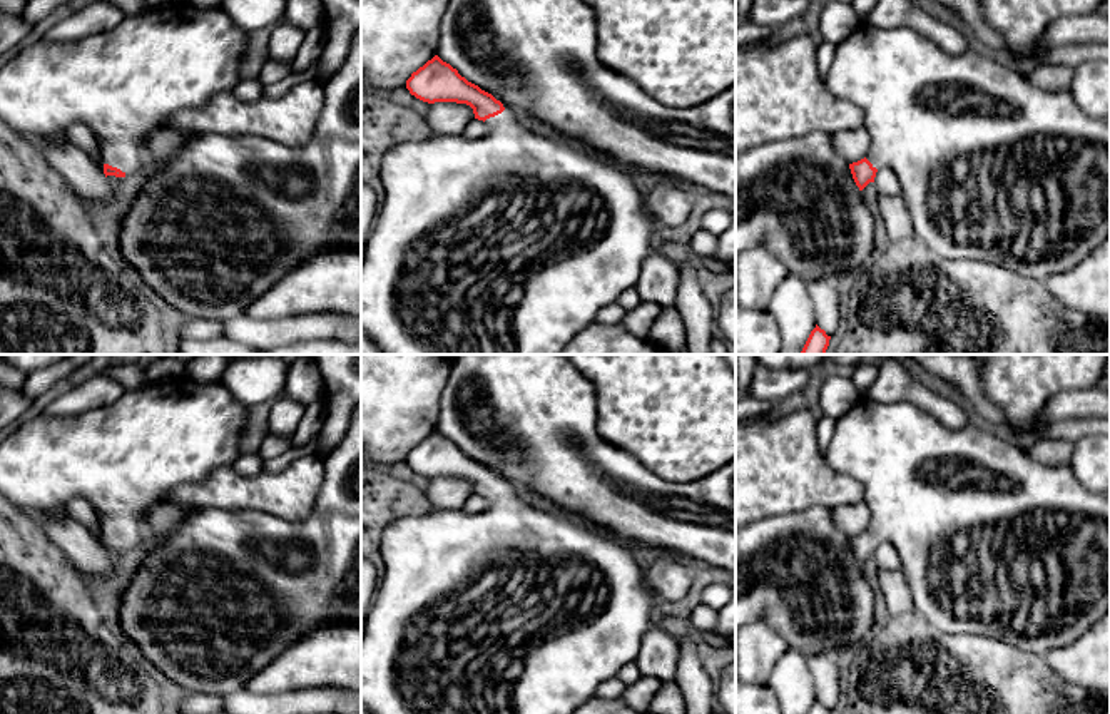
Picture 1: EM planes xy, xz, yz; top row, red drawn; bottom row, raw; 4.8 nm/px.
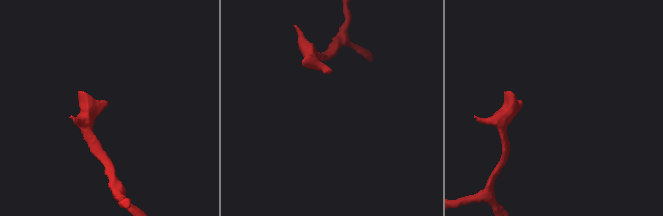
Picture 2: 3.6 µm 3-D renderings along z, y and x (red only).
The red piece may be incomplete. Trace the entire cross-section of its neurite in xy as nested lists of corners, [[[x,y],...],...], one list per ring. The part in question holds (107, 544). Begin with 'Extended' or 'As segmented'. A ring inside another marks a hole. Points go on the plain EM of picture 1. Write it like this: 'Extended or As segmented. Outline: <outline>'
Extended. Outline: [[[187,375],[165,383],[147,381],[107,406],[77,415],[25,416],[0,443],[0,493],[20,508],[35,508],[47,515],[65,510],[72,498],[82,497],[97,513],[105,552],[125,552],[147,537],[144,530],[147,510],[164,503],[182,483],[202,482],[214,470],[234,465],[242,453],[241,440],[247,418],[249,410],[222,381],[196,383]]]

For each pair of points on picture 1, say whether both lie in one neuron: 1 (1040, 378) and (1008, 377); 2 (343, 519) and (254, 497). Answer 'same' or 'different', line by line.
1: same
2: different

